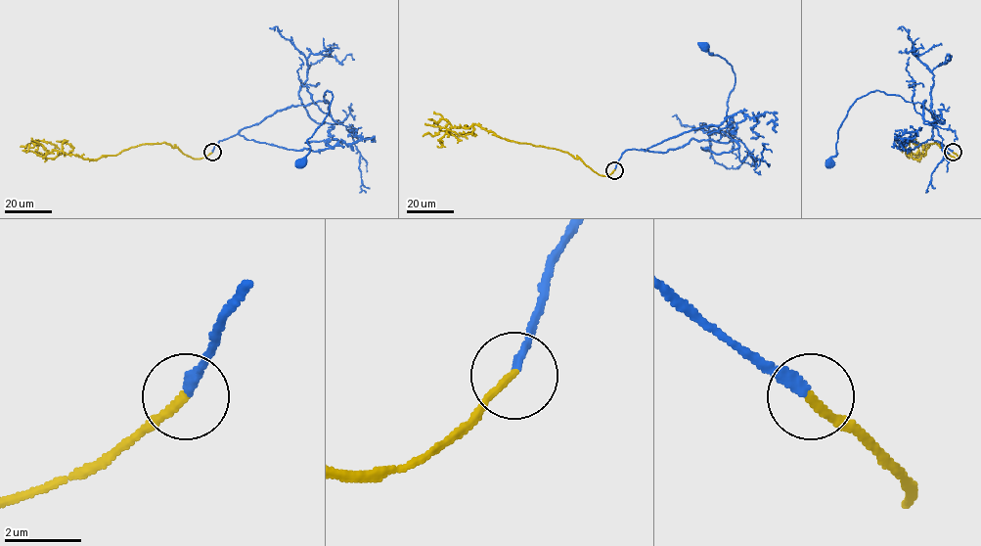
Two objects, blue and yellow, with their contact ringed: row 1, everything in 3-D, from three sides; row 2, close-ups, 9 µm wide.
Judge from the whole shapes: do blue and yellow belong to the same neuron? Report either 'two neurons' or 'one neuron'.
one neuron

